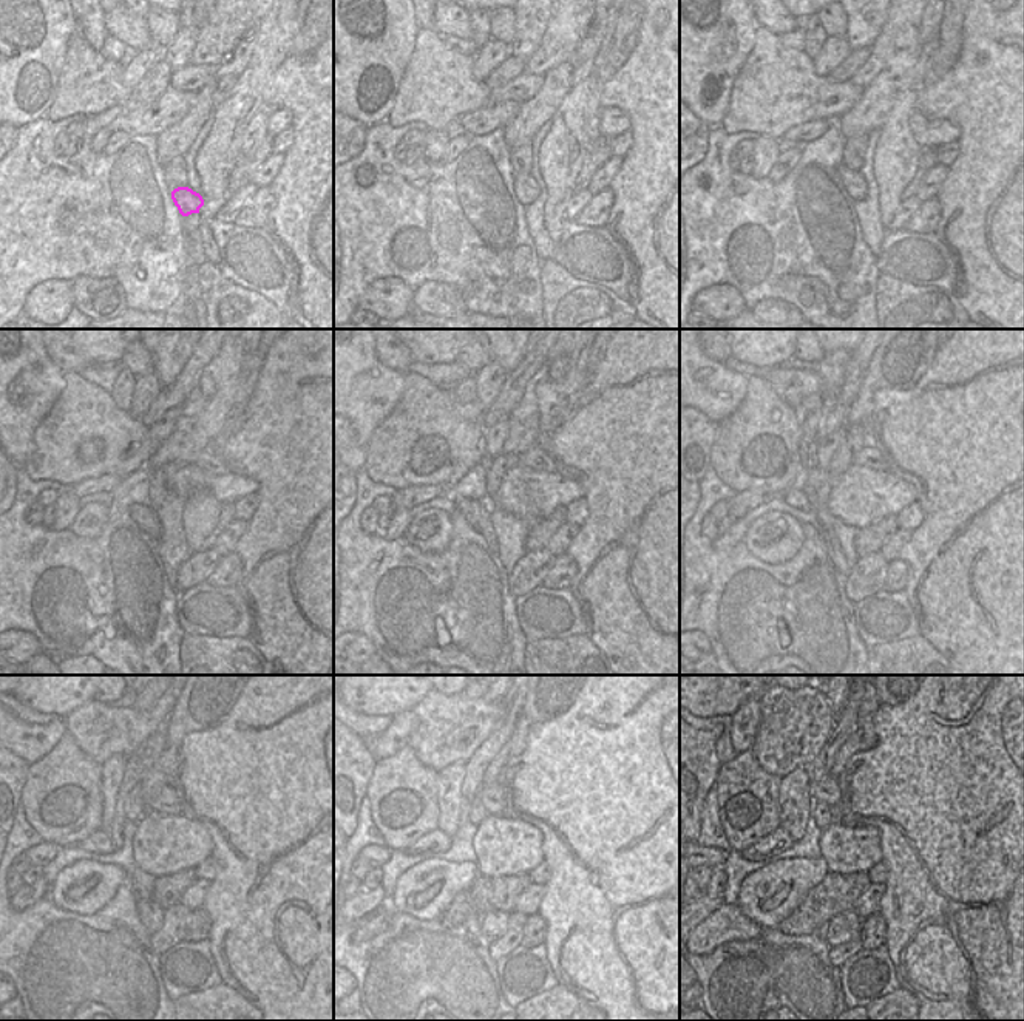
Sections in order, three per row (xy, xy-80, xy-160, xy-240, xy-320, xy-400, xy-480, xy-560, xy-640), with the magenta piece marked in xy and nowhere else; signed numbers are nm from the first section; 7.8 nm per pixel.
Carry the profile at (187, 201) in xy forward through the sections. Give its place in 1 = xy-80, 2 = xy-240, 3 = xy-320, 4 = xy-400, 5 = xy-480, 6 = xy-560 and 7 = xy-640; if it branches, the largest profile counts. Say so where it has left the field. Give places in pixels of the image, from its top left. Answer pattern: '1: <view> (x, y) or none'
1: xy-80 (525, 190)
2: xy-240 (145, 518)
3: xy-320 (478, 515)
4: xy-400 (794, 496)
5: xy-480 (99, 842)
6: xy-560 (433, 842)
7: xy-640 (779, 841)

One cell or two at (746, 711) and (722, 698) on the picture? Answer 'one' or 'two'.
two

